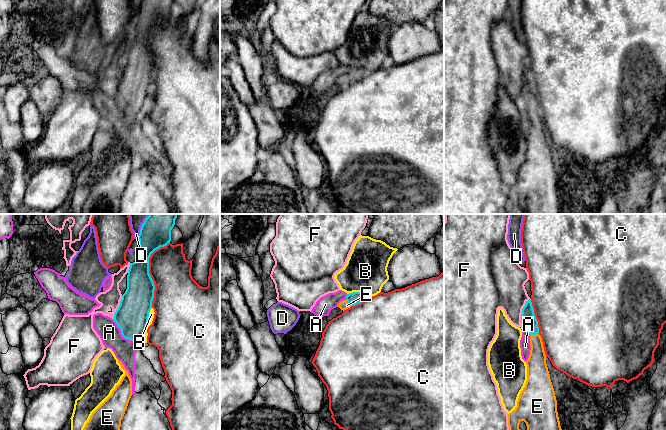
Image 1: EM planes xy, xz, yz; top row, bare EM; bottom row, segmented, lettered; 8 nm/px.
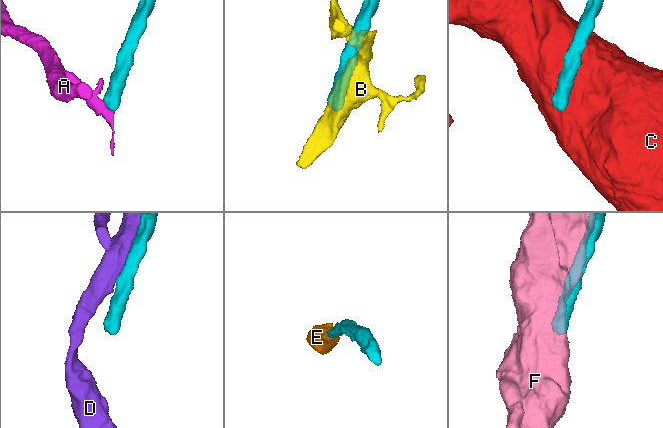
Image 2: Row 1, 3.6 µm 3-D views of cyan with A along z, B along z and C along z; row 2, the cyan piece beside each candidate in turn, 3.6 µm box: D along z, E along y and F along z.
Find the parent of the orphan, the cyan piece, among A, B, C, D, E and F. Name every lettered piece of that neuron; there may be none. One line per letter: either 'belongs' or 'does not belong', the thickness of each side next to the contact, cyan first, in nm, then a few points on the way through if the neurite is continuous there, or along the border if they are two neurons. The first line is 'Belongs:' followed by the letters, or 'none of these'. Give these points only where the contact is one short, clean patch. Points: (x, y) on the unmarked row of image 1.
Belongs: E
A: does not belong | 260/170 nm | along xy (113, 95), (124, 113), (137, 117)
B: does not belong | 260/50 nm
C: does not belong | 240/320 nm
D: does not belong | 200/70 nm
E: belongs | 120/160 nm | across yz (528, 95), (534, 110), (536, 140)
F: does not belong | 120/320 nm

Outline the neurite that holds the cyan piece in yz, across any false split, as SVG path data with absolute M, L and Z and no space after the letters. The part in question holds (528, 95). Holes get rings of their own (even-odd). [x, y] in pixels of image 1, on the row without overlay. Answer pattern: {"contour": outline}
{"contour": "M531 75L522 85L521 99L530 110L531 126L526 137L525 163L519 171L517 183L508 190L509 214L522 214L521 197L526 199L528 214L561 214L557 176Z"}

